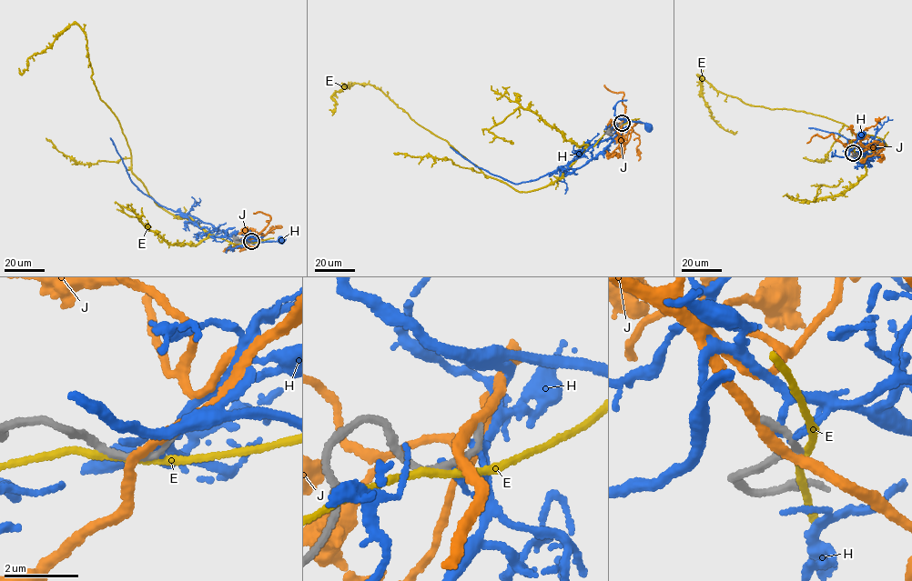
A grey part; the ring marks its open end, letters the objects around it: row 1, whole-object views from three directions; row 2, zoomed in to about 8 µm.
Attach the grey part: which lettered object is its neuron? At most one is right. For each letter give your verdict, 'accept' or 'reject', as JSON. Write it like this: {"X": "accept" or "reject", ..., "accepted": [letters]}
{"E": "reject", "H": "reject", "J": "accept", "accepted": ["J"]}

